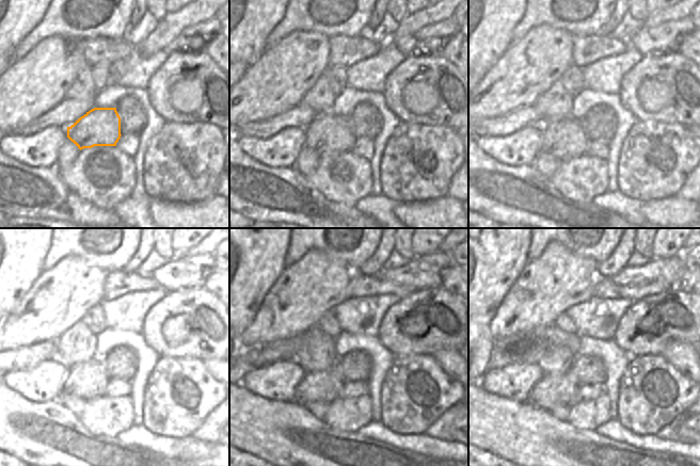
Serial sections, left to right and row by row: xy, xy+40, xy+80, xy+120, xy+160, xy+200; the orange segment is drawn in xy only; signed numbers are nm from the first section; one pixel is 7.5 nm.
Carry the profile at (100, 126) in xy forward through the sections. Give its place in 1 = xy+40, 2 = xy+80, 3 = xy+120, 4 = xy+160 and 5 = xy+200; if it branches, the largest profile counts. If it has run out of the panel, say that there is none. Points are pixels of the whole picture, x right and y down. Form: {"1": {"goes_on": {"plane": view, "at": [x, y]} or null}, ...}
{"1": {"goes_on": {"plane": "xy+40", "at": [328, 134]}}, "2": {"goes_on": {"plane": "xy+80", "at": [566, 139]}}, "3": {"goes_on": {"plane": "xy+120", "at": [88, 380]}}, "4": {"goes_on": {"plane": "xy+160", "at": [325, 386]}}, "5": {"goes_on": {"plane": "xy+200", "at": [553, 389]}}}

